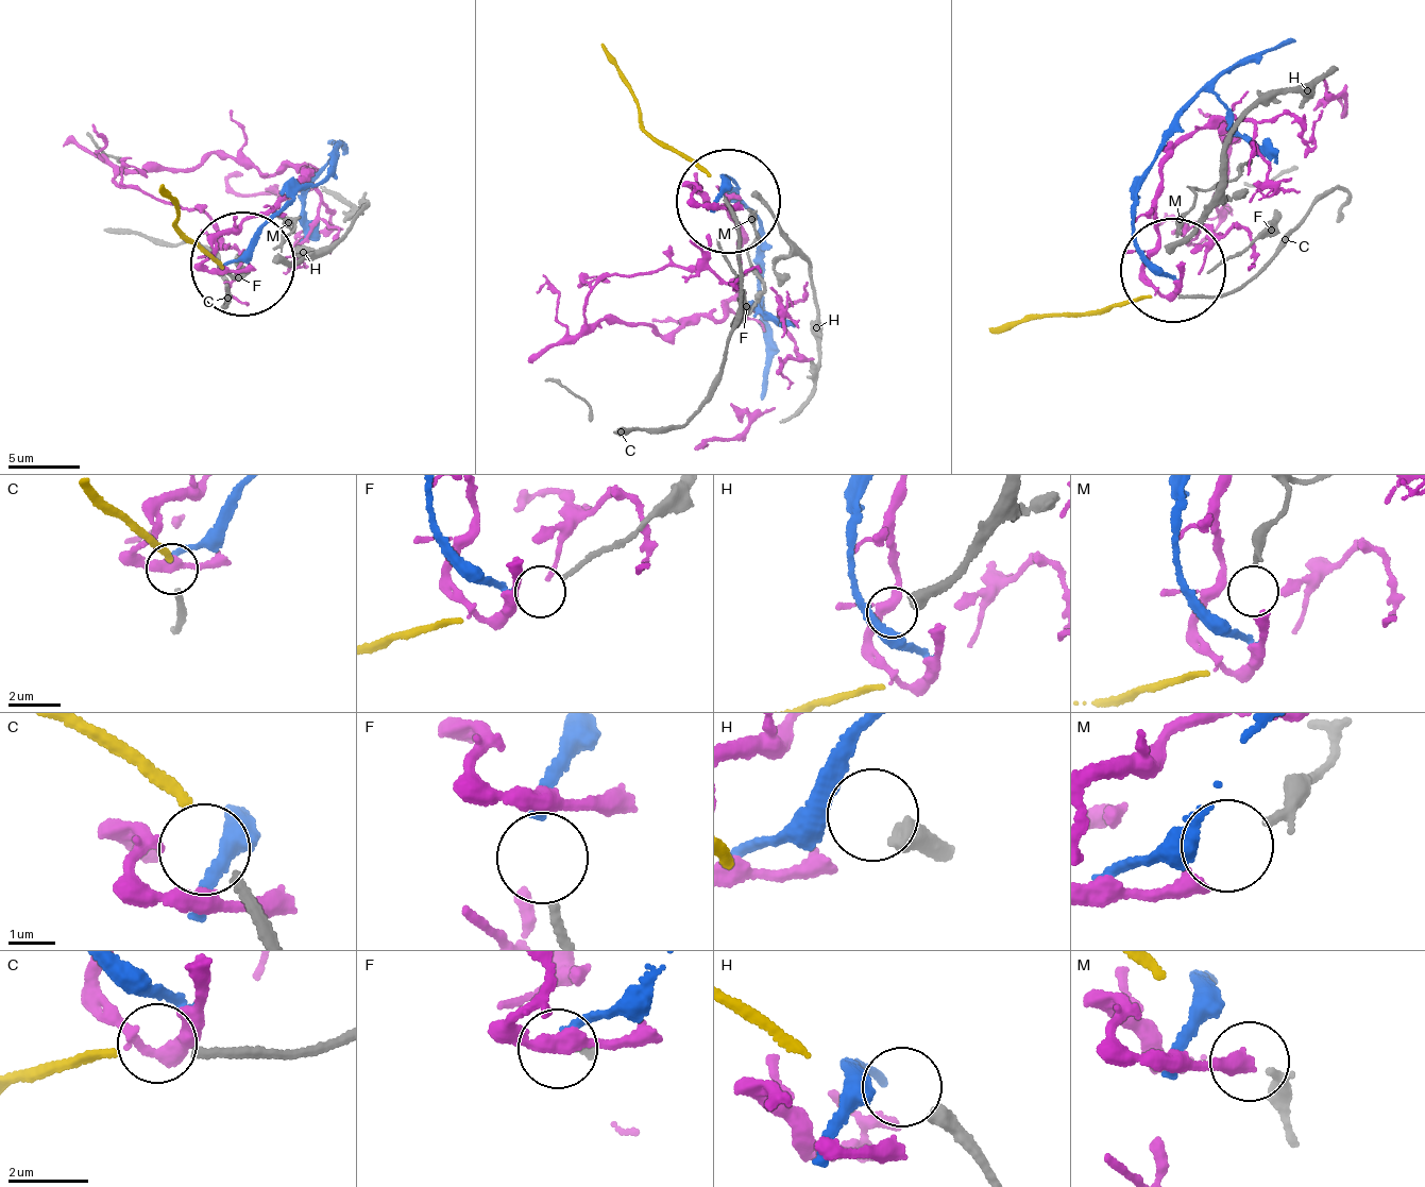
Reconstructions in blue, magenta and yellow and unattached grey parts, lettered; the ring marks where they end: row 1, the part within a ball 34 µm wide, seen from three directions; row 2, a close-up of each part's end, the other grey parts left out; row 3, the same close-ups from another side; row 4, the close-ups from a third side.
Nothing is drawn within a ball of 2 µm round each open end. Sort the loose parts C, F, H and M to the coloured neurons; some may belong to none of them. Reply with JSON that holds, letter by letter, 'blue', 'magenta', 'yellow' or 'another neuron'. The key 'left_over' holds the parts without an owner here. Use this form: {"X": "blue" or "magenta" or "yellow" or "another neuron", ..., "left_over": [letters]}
{"C": "yellow", "F": "blue", "H": "another neuron", "M": "magenta", "left_over": ["H"]}

